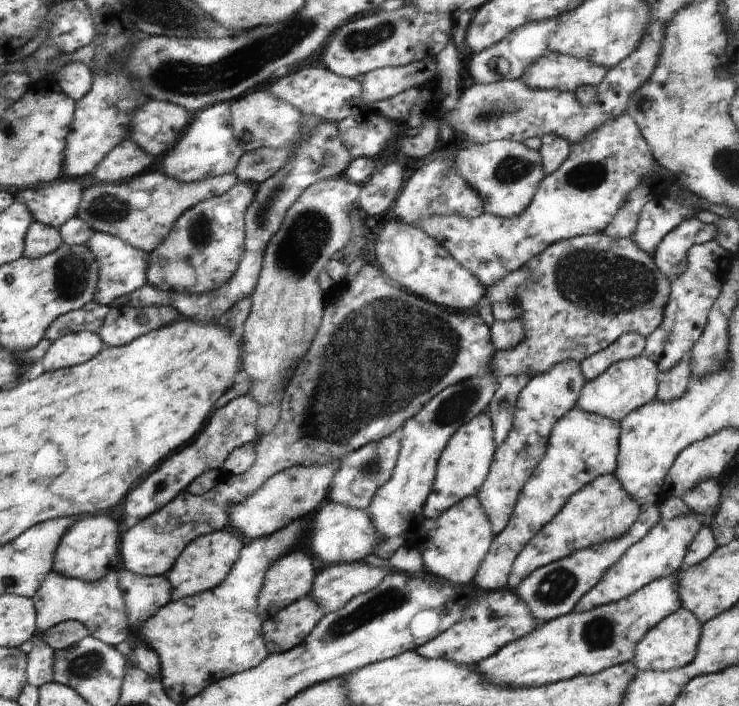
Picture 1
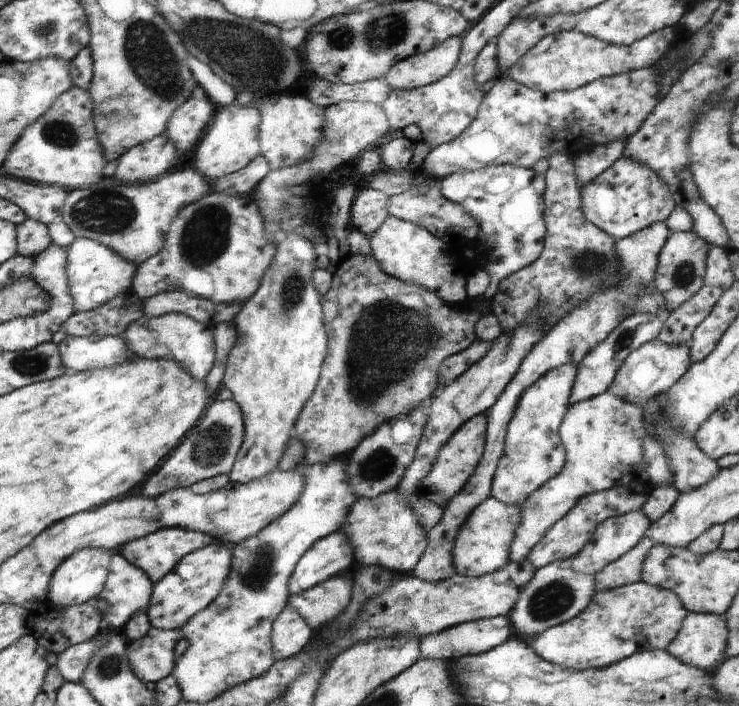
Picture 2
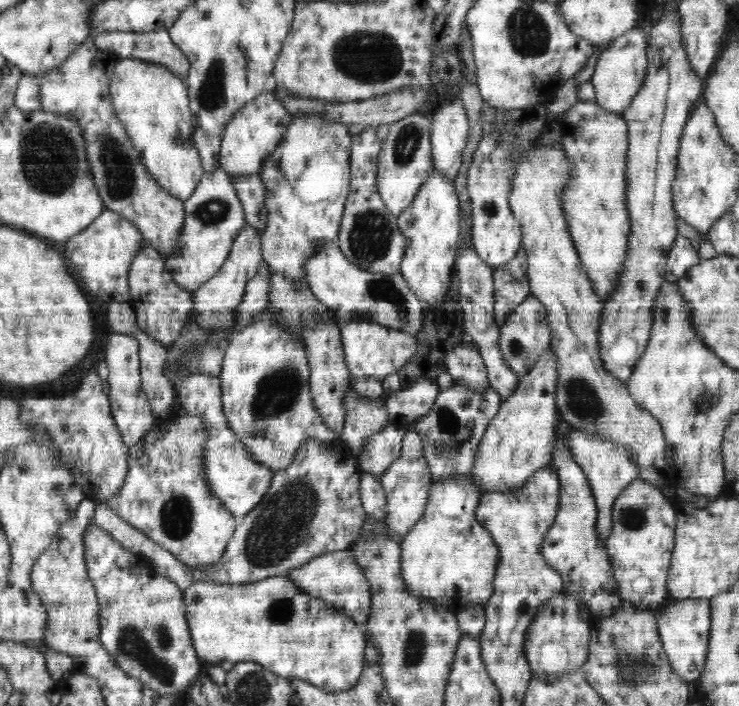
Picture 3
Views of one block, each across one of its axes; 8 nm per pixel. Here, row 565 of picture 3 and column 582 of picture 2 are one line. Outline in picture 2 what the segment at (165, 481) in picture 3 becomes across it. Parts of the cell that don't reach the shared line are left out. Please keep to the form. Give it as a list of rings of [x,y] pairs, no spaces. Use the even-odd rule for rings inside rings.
[[[623,156],[598,178],[594,178],[594,182],[583,186],[580,194],[584,218],[616,241],[632,236],[656,222],[665,222],[677,207],[670,189],[656,172]]]

